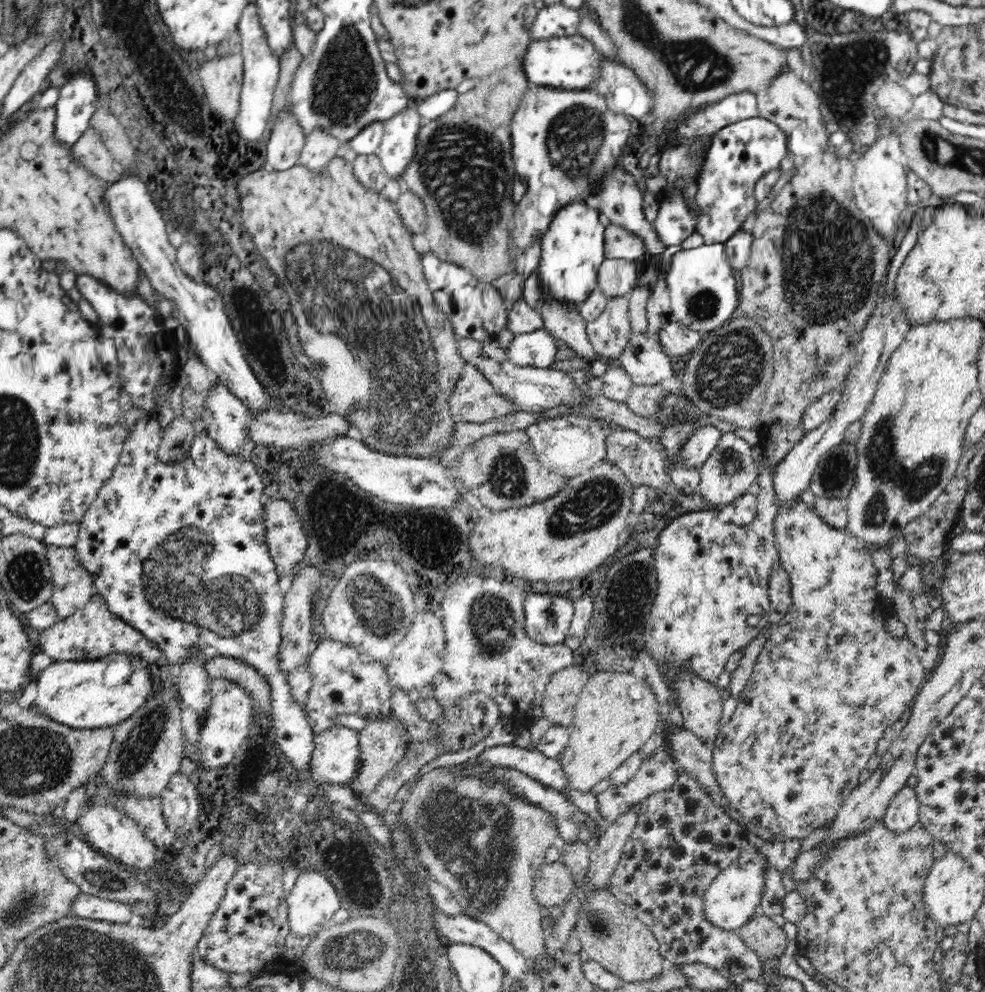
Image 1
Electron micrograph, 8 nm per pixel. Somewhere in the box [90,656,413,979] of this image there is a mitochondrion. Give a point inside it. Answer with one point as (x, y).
(343, 957)

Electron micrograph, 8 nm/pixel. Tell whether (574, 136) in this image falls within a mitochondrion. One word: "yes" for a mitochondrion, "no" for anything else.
yes

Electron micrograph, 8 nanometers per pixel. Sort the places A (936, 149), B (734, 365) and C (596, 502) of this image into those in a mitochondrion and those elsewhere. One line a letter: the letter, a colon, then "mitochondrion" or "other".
A: mitochondrion
B: mitochondrion
C: mitochondrion

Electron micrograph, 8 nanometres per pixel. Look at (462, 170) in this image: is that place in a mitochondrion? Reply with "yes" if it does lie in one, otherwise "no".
yes

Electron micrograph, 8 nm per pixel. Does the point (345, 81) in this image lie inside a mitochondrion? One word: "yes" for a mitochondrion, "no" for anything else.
yes

